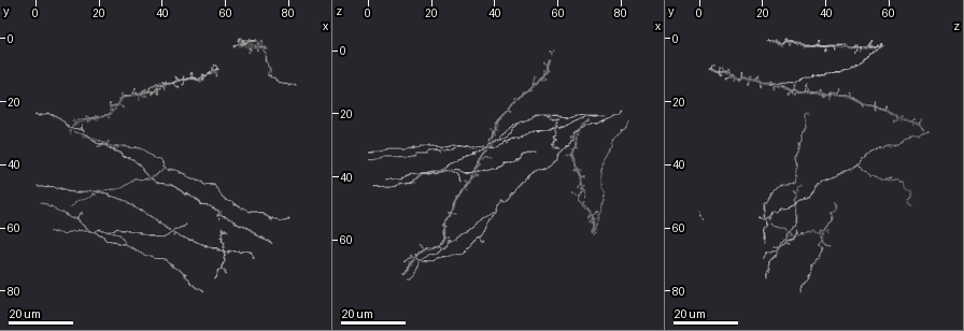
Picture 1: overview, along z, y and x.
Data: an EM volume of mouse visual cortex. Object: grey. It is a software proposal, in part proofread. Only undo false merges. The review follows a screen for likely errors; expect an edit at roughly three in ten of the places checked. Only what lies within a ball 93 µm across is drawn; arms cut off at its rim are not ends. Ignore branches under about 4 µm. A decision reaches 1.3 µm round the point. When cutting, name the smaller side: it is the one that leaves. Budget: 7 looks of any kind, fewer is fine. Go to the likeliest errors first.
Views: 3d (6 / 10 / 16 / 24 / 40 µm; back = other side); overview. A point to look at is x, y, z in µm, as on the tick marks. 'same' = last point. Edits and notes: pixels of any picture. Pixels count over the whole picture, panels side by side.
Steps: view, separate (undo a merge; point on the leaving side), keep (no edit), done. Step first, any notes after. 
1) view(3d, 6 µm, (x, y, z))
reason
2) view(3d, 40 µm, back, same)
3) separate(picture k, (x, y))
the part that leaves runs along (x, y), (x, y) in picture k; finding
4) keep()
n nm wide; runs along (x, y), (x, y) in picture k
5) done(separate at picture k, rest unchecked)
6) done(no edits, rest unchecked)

view(3d, 24 µm, (60, 67, 25))
looks like a crossing

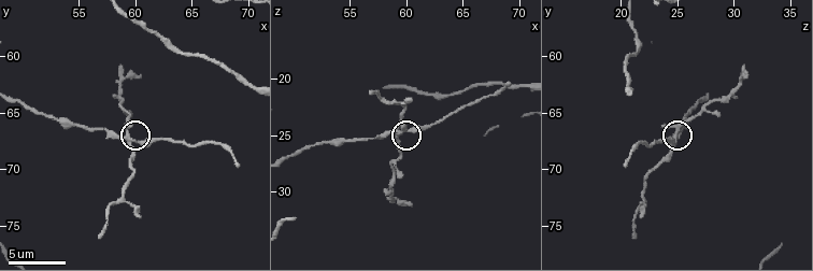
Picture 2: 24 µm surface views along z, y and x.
view(3d, 6 µm, (59.0, 67.4, 24.6))
closer look

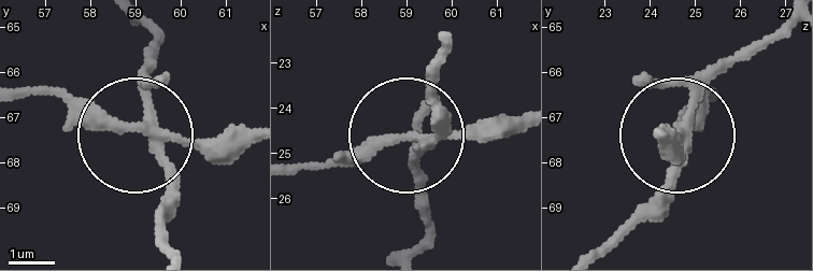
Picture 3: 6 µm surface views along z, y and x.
separate(picture 3, (173, 193))
side arm 13 µm; the part that leaves runs along (158, 136), (170, 189), (162, 247) in picture 3; two neurons meet here

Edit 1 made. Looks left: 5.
view(overview)
see it whole again

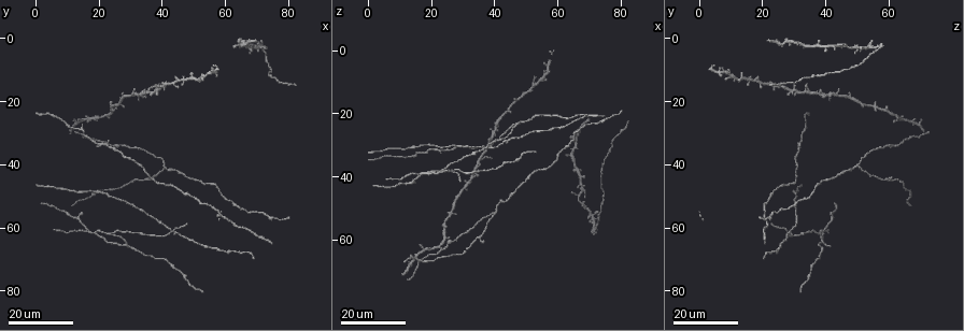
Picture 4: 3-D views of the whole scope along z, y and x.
view(3d, 16 µm, (17, 61, 39))
three-way junction

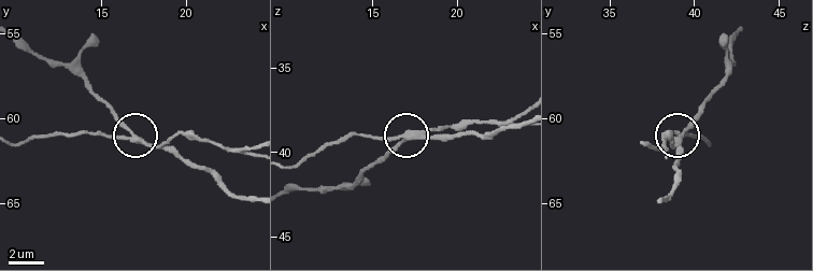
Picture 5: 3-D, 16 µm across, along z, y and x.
view(3d, 10 µm, (16.6, 60.6, 39.6))
closer look

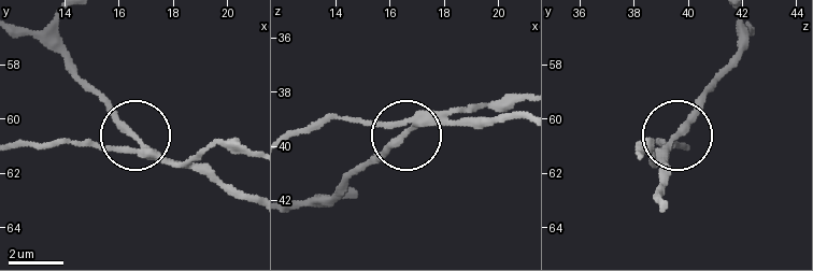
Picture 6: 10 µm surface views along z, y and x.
separate(picture 6, (468, 111))
3 arms; two neurons meet here

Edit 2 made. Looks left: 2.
done(separate at picture 3, separate at picture 6, rest unchecked)

